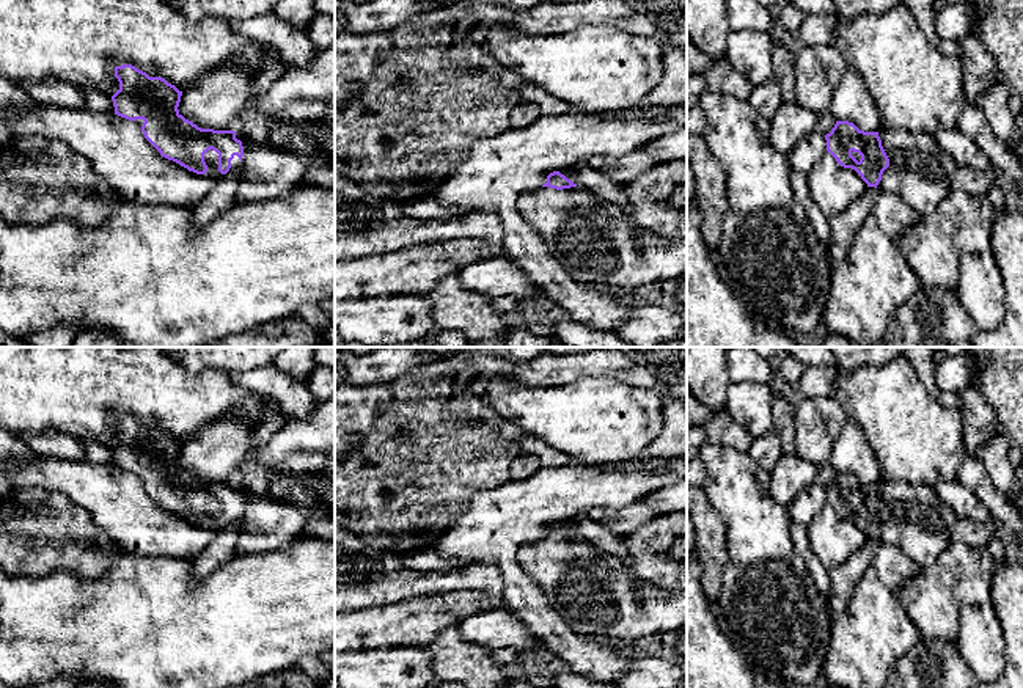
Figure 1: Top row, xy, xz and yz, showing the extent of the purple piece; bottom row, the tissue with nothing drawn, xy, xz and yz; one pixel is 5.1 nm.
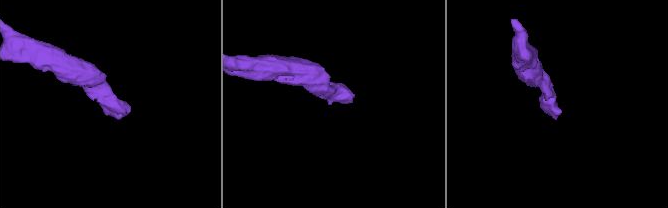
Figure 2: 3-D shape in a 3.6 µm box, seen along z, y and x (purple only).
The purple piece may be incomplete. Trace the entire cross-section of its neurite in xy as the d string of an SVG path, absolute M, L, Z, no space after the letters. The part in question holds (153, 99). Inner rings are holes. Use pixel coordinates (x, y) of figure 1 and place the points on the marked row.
M132 64L116 66L115 77L119 82L119 90L112 96L115 115L129 121L143 119L141 132L162 157L217 181L242 167L244 146L236 132L201 129L185 119L178 110L182 91L174 85L162 77L149 77Z

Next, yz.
M836 121L825 140L827 151L841 167L855 170L867 187L900 196L919 215L932 212L951 190L951 177L957 167L948 160L935 135L885 129L864 132L853 123Z

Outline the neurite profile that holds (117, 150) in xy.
M35 104L27 110L5 113L13 140L41 137L61 141L72 152L90 162L123 199L145 206L189 206L195 207L217 184L217 179L196 174L168 160L145 138L141 127L115 113L101 113L90 108L66 108Z

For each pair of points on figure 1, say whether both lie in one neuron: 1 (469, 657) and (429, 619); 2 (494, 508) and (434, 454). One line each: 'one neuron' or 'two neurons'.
1: two neurons
2: two neurons

